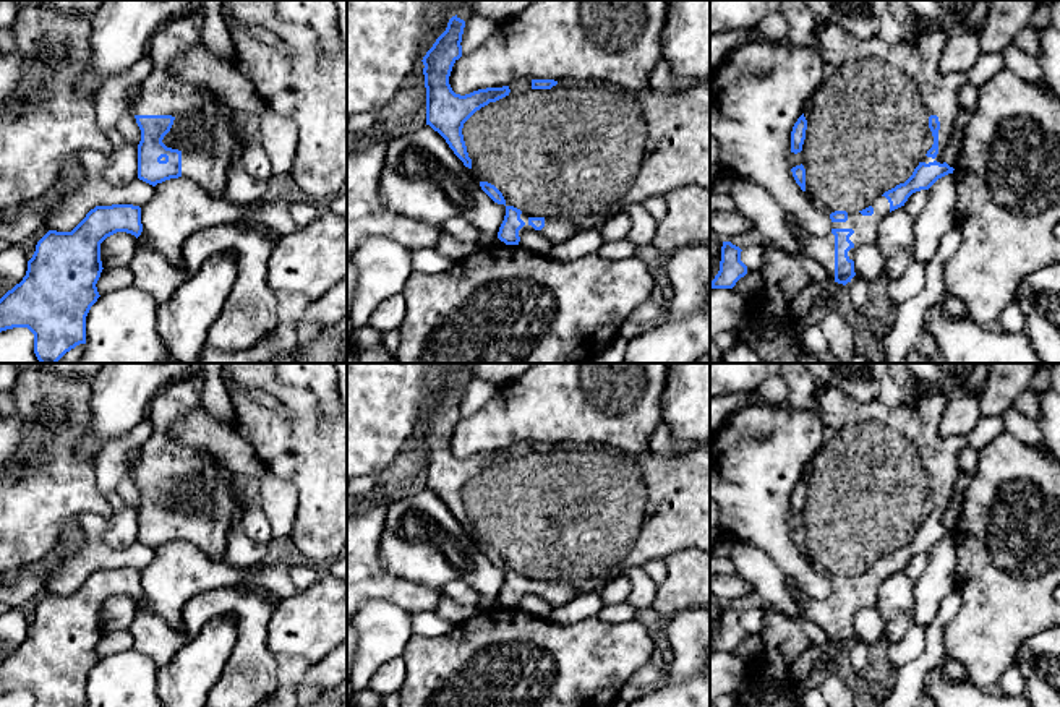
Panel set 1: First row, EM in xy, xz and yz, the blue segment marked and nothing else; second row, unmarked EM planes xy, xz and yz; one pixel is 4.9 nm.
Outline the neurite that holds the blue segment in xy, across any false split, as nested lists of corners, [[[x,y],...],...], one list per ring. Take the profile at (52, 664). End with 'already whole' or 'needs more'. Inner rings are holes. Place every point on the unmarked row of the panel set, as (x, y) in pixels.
[[[96,569],[71,595],[49,593],[37,605],[23,644],[0,662],[0,696],[28,691],[34,707],[86,707],[86,679],[100,660],[96,650],[104,632],[100,606],[117,595],[141,598],[139,569]]] | already whole

